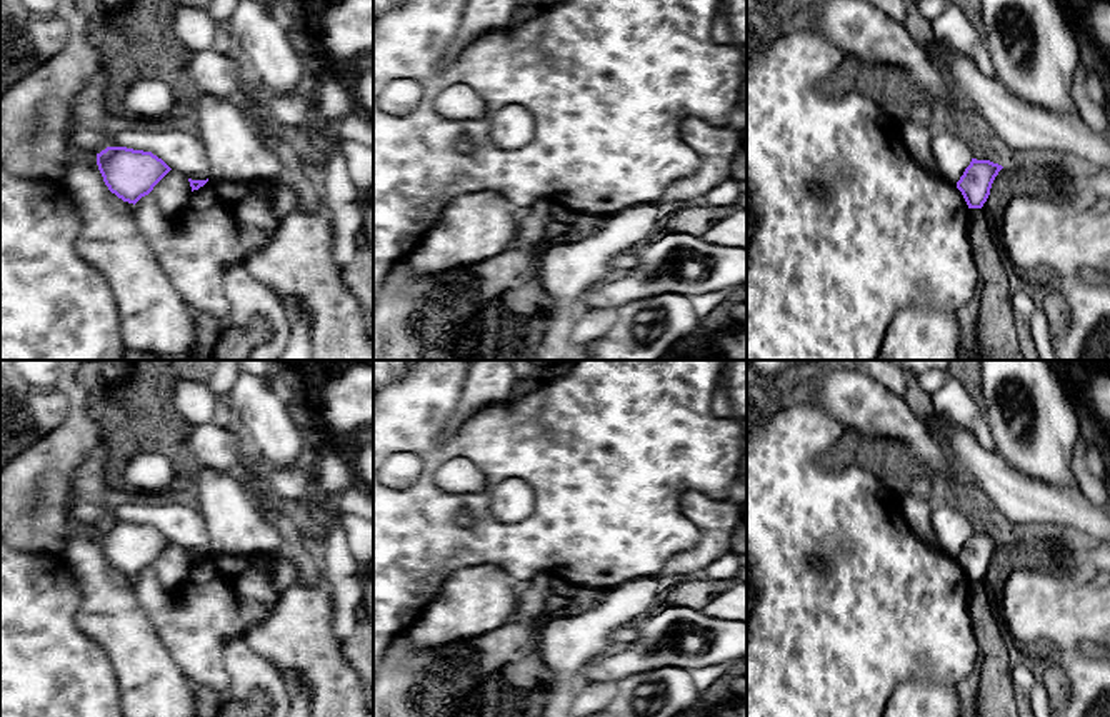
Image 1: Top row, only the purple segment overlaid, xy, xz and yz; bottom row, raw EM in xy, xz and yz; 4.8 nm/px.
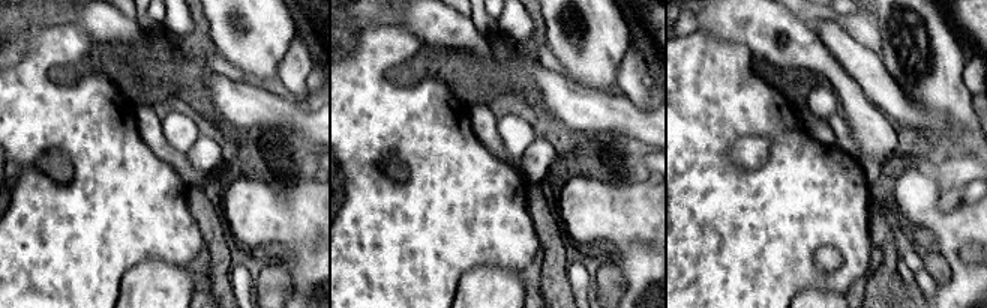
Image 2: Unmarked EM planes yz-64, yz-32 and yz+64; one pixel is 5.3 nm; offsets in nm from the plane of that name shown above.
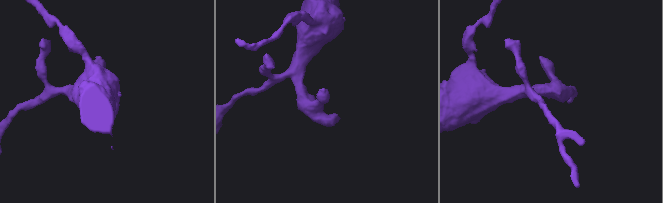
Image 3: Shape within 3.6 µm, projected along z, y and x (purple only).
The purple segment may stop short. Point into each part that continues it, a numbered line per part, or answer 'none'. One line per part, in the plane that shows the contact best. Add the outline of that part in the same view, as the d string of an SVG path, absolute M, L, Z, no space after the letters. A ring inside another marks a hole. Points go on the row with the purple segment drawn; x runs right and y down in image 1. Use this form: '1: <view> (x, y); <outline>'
none

